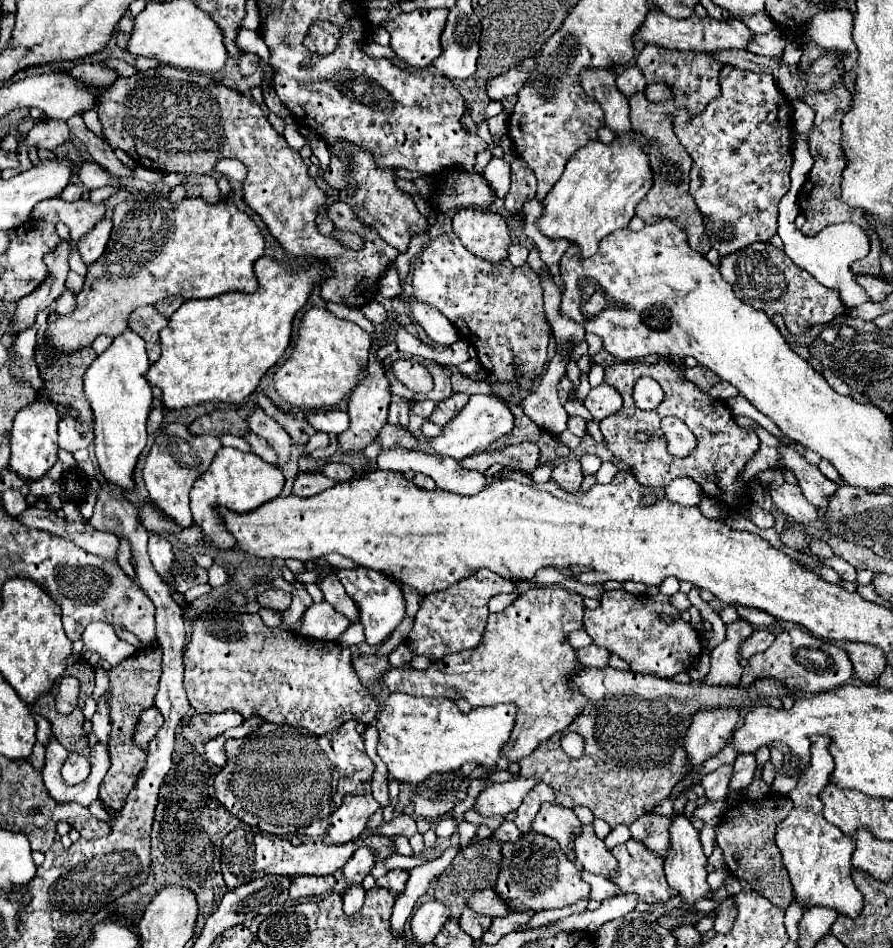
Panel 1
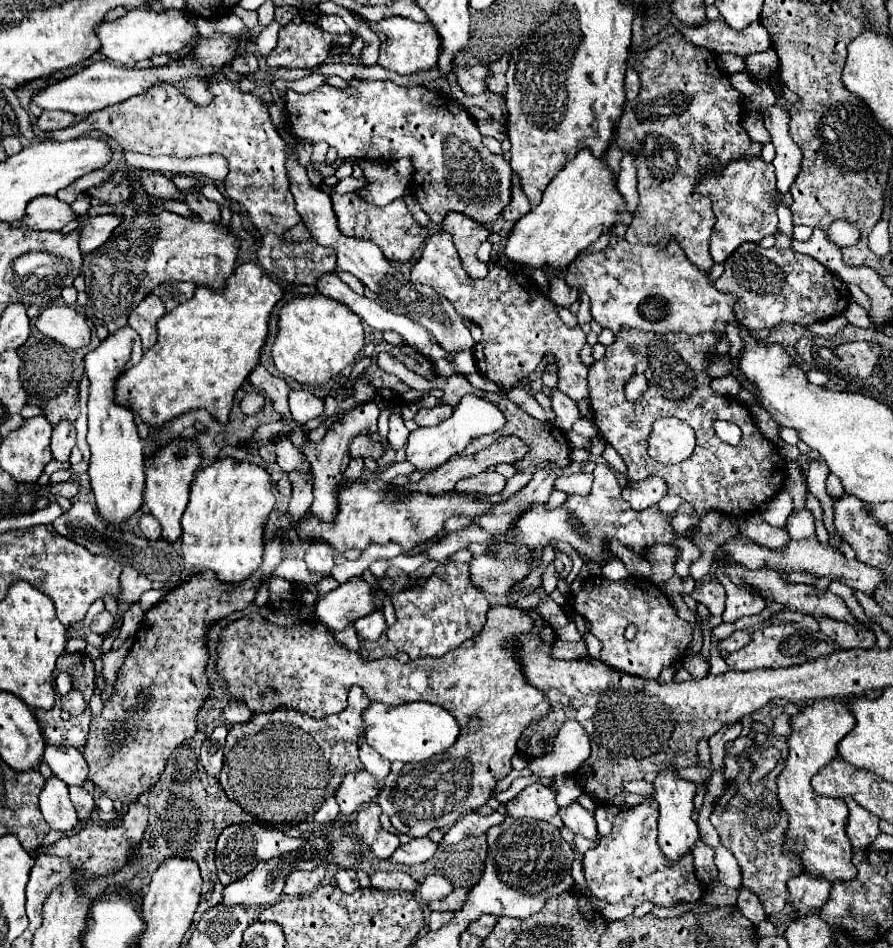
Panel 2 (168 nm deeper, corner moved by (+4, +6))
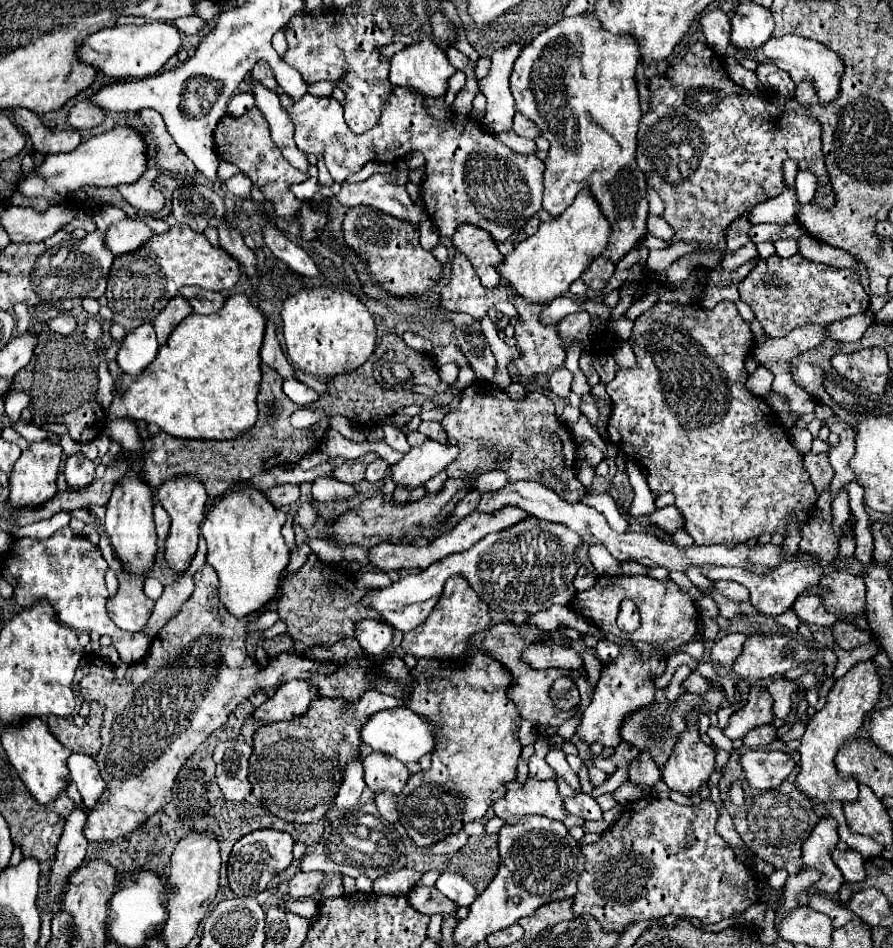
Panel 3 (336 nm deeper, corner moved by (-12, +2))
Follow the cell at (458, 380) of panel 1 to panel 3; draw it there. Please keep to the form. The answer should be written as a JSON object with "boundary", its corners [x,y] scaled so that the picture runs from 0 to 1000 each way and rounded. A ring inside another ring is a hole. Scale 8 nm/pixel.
{"boundary":[[[535,400],[517,412],[515,427],[495,442],[495,448],[502,457],[502,465],[515,469],[513,484],[499,495],[502,503],[524,503],[526,499],[564,495],[569,499],[569,509],[582,505],[605,507],[602,499],[607,495],[616,495],[636,512],[638,518],[629,522],[634,528],[645,531],[658,520],[658,516],[645,505],[645,465],[636,457],[634,448],[629,448],[623,440],[618,421],[605,412],[596,412],[589,421],[578,423],[553,404],[542,404]],[[567,478],[571,478],[567,488],[555,491],[553,486]]]}

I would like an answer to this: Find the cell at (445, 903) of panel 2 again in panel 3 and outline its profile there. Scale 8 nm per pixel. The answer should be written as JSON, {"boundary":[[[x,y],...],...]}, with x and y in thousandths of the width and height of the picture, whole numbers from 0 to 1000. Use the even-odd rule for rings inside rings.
{"boundary":[[[468,936],[457,942],[457,953],[475,965],[506,965],[513,961],[513,955],[493,944],[488,936]]]}

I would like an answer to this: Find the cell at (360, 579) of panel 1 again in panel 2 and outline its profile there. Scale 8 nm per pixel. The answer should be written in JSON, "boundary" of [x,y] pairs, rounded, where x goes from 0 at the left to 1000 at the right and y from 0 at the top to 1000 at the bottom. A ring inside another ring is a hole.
{"boundary":[[[421,645],[421,647],[414,647],[410,651],[403,651],[396,655],[396,661],[399,661],[399,668],[405,672],[405,674],[412,674],[412,676],[421,676],[430,664],[432,664],[432,655],[430,655],[430,649],[428,645]]]}

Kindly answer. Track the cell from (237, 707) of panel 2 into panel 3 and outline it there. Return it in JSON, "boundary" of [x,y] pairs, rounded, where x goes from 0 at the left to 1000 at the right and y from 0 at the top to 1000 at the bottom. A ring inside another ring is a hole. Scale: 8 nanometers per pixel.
{"boundary":[[[323,718],[284,750],[284,758],[296,765],[327,758],[329,754],[338,754],[354,733],[354,727],[345,718]]]}

